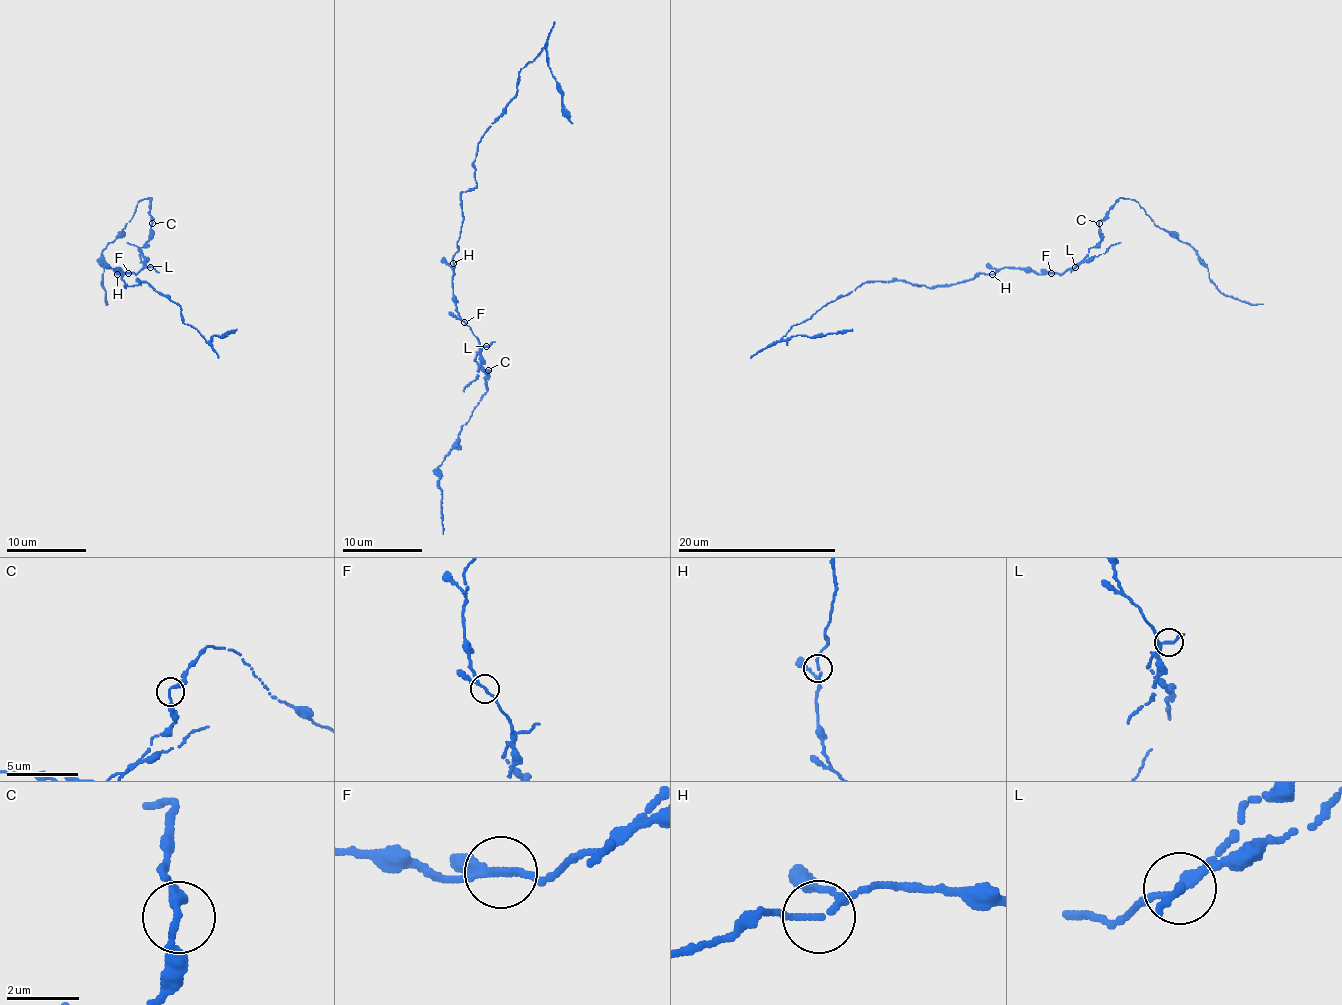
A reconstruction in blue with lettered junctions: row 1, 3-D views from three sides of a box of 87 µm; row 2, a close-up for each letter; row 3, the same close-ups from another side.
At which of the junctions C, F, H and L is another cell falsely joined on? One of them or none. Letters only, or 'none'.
none

